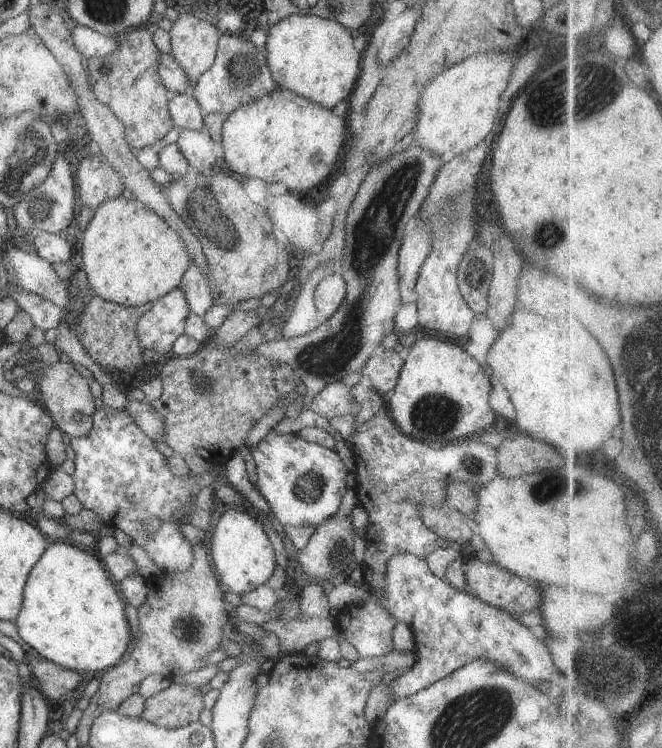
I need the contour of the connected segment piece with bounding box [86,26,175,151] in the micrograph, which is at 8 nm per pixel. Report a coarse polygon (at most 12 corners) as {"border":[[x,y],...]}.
{"border":[[144,26],[86,60],[90,92],[135,151],[175,127],[161,52]]}

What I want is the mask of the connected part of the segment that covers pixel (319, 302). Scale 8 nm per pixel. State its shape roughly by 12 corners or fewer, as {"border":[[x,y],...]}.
{"border":[[338,271],[314,291],[317,310],[327,318],[342,304],[346,282]]}

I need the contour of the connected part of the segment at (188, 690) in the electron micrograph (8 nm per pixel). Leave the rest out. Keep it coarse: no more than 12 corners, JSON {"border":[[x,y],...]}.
{"border":[[172,683],[146,699],[140,720],[177,729],[198,721],[198,687]]}

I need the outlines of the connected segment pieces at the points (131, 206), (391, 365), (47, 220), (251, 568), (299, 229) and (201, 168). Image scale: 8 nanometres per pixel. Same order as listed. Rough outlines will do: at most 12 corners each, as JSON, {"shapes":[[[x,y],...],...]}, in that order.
{"shapes":[[[109,198],[85,230],[86,293],[159,300],[191,263],[137,199]],[[386,349],[360,370],[384,394],[396,386],[404,359]],[[68,160],[13,206],[16,234],[58,235],[76,214]],[[227,508],[209,549],[222,587],[264,585],[277,565],[262,521]],[[247,177],[286,246],[308,254],[323,239],[317,207],[282,182]],[[180,129],[176,143],[196,172],[214,173],[214,141]]]}

